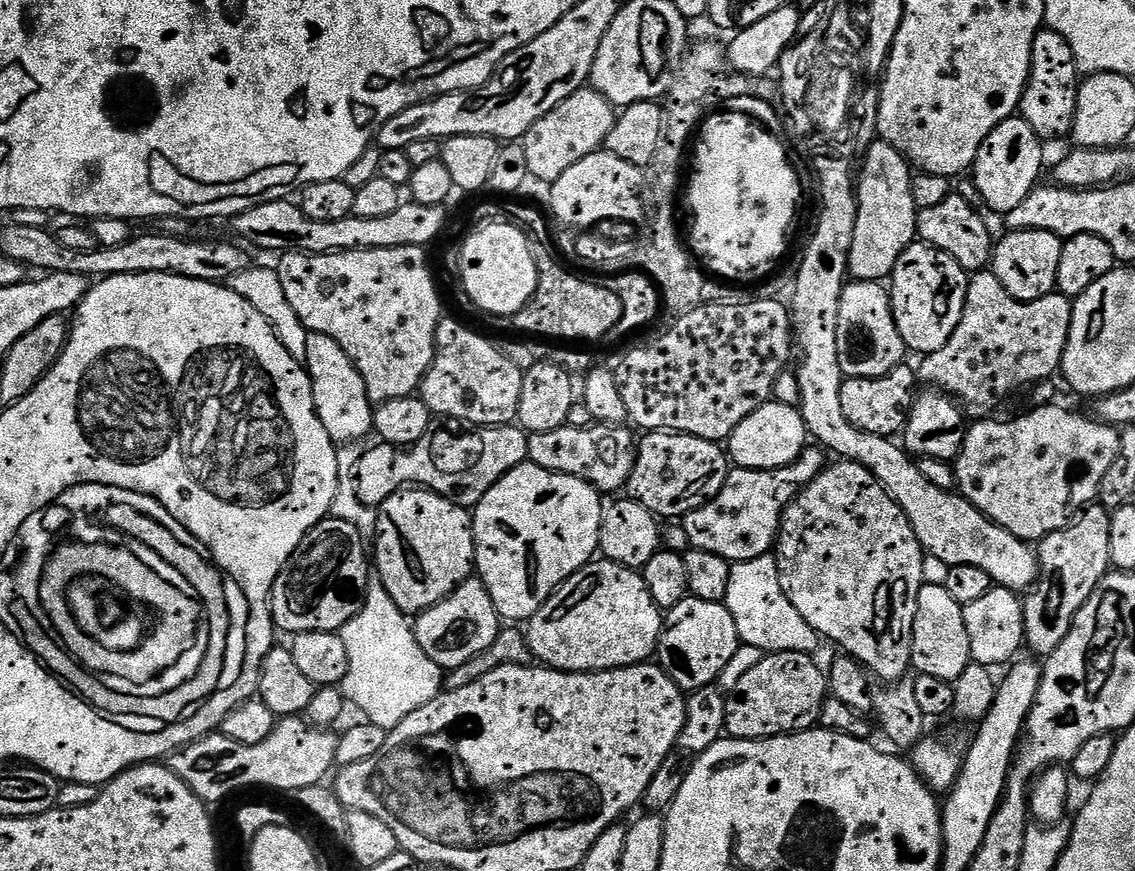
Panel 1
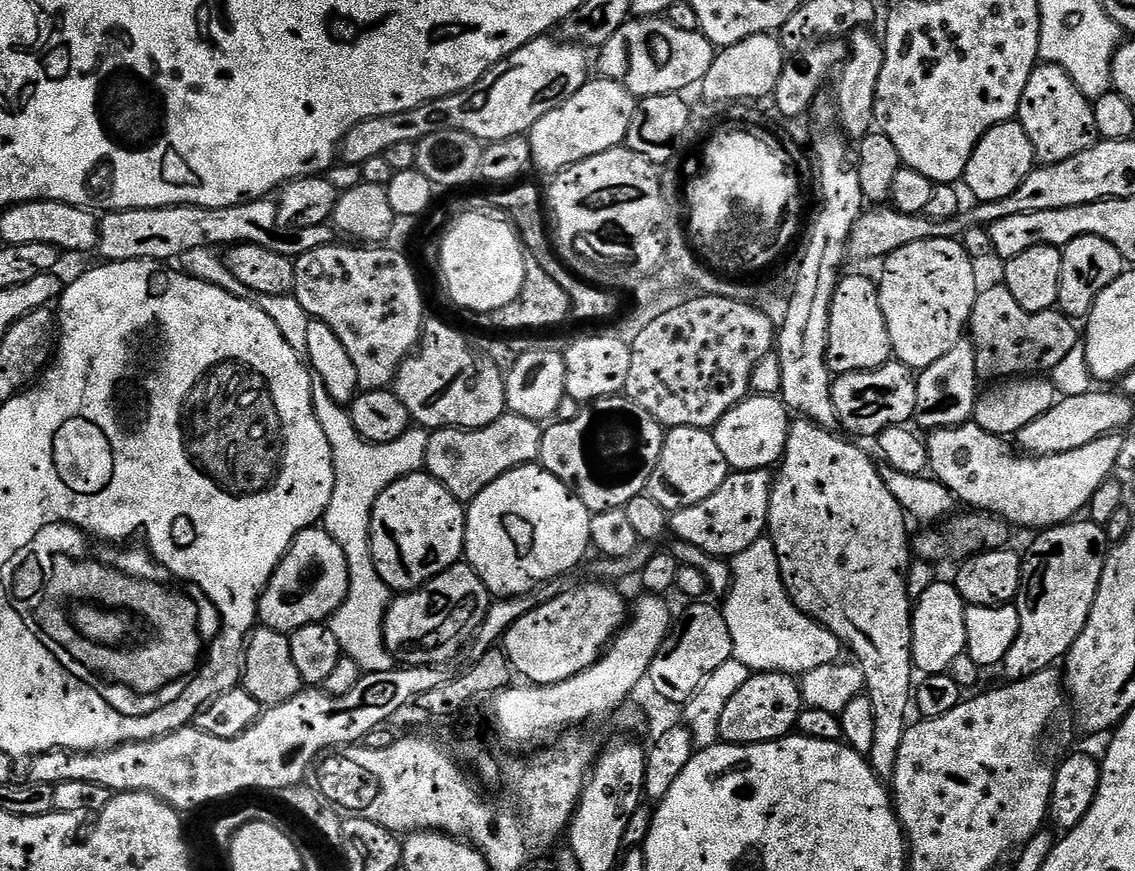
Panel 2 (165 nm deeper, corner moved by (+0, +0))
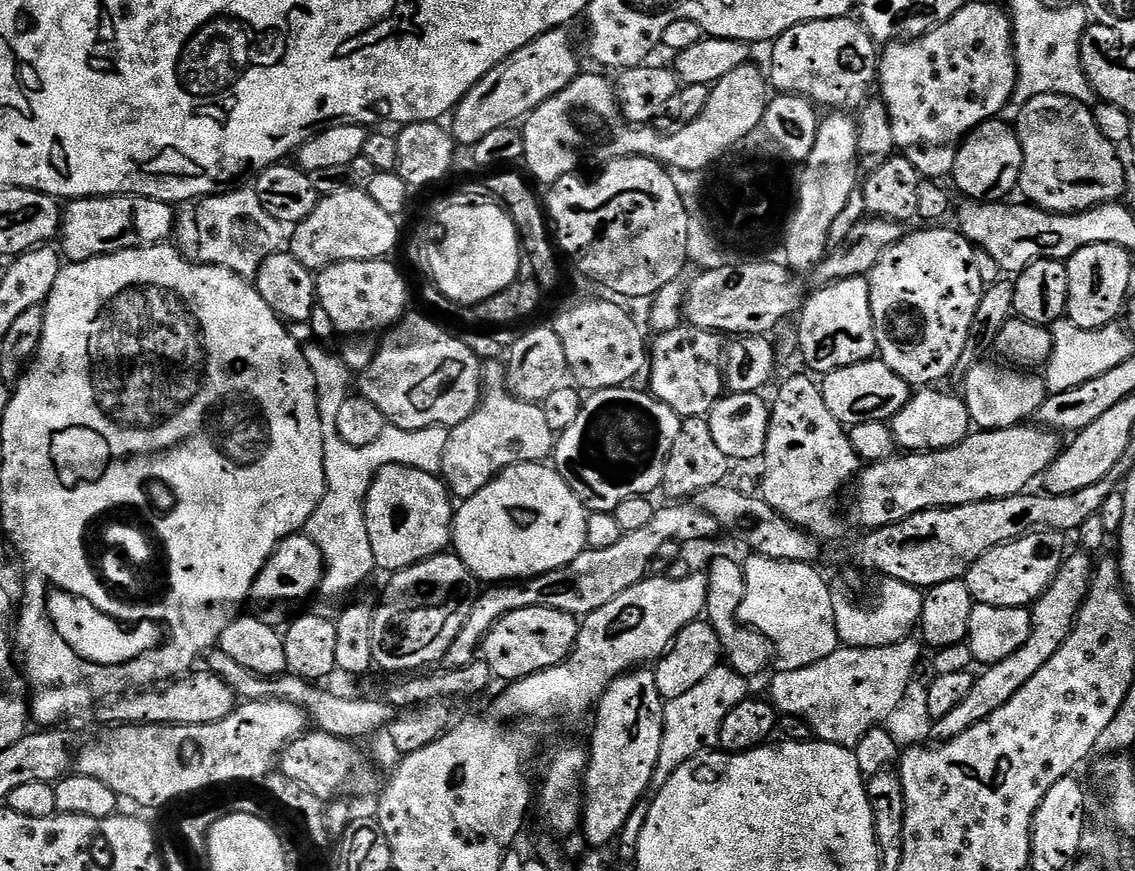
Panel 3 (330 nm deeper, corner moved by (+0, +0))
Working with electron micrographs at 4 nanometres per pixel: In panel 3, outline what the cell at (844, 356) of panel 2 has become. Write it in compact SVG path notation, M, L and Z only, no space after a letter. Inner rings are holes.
M863 276L836 280L815 289L817 292L807 297L804 307L798 313L800 325L796 328L796 340L800 343L800 356L809 373L827 374L834 370L842 370L846 366L861 364L877 355L876 335L874 334L874 318L870 314L870 286Z

